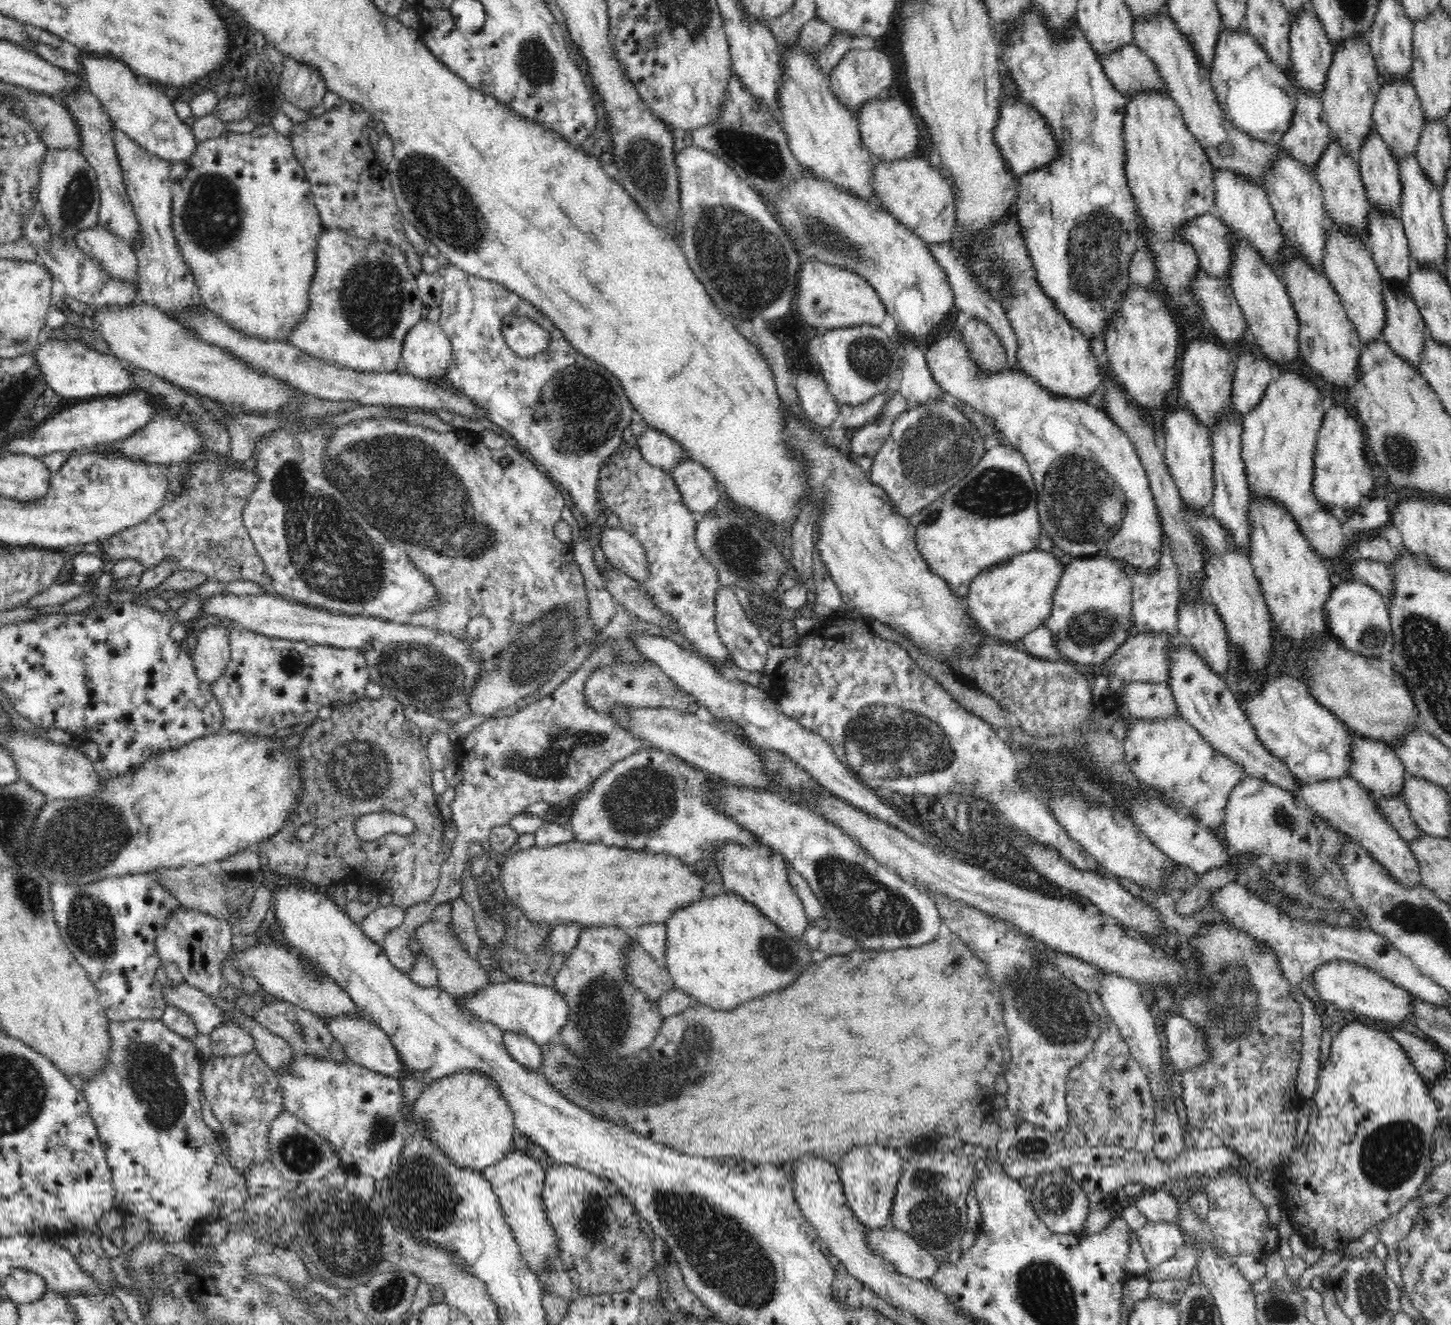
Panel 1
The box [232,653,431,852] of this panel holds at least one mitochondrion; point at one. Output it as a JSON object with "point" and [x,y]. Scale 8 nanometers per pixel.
{"point":[358,766]}

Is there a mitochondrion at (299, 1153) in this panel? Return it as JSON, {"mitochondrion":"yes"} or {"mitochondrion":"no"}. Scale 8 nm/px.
{"mitochondrion":"yes"}

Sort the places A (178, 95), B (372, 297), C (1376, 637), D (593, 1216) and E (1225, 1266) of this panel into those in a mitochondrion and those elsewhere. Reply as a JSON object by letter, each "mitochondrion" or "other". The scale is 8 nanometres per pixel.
{"A":"other","B":"mitochondrion","C":"mitochondrion","D":"mitochondrion","E":"other"}

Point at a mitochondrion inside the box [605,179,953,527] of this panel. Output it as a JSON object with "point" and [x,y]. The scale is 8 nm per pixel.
{"point":[725,240]}

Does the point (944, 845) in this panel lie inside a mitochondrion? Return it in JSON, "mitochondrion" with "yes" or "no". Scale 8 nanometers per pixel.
{"mitochondrion":"no"}

